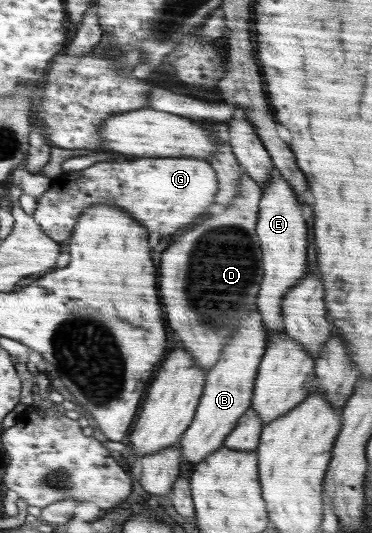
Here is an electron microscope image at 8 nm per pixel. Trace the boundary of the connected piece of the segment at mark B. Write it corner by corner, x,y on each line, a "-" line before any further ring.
252,306
236,336
232,336
221,350
220,360
207,371
205,385
192,422
183,432
177,446
182,454
182,464
198,464
222,447
228,433
236,426
240,417
251,408
254,383
258,367
269,344
266,328
257,306

